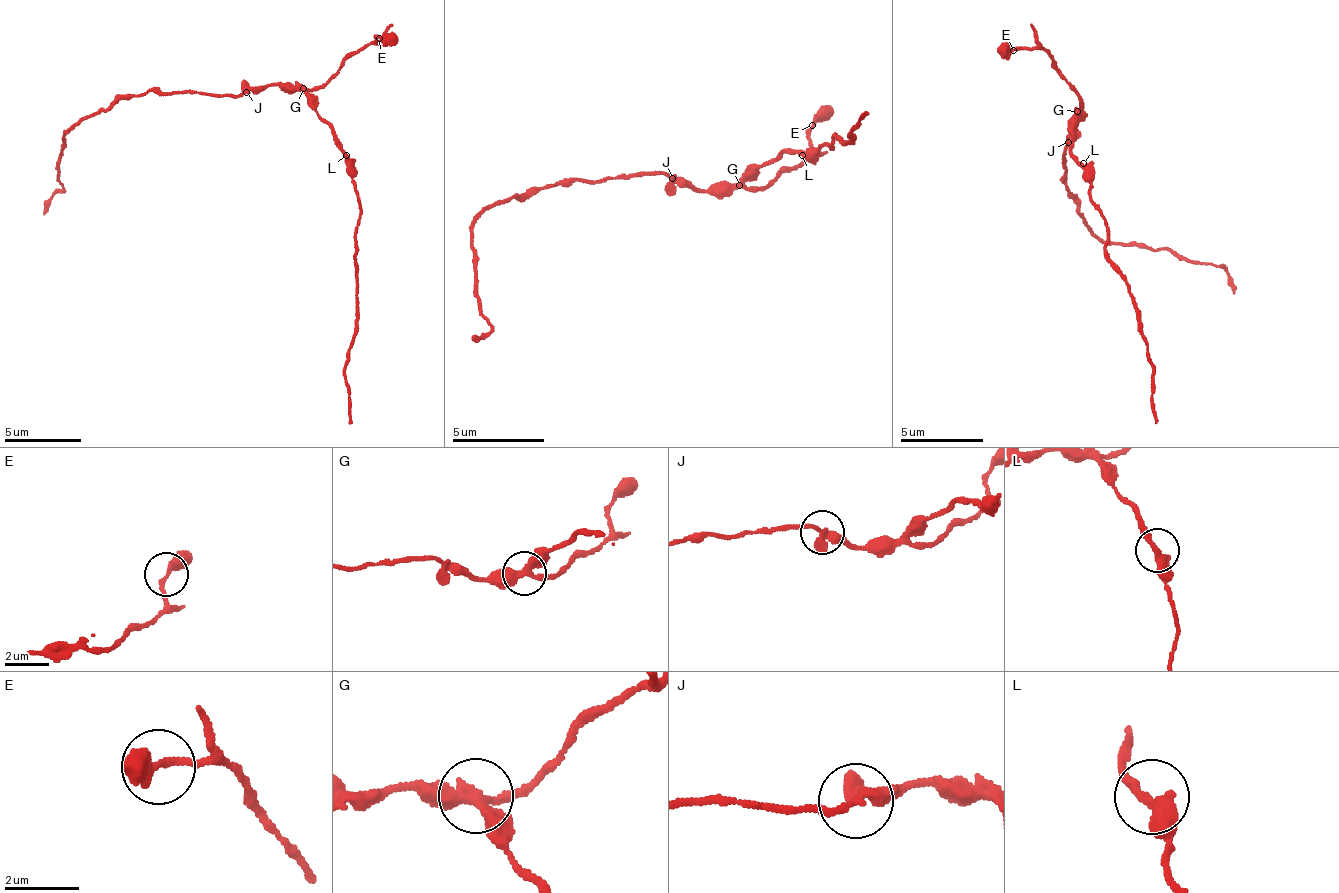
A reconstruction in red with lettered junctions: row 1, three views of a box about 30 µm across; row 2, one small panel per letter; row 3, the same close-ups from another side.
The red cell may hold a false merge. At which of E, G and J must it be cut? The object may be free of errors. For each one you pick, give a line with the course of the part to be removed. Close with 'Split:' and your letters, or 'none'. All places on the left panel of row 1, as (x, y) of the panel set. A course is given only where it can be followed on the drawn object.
G: Course of the part to remove: (304, 89), (308, 107), (346, 159), (360, 201), (354, 255), (354, 308), (344, 372), (347, 422)
Split: G

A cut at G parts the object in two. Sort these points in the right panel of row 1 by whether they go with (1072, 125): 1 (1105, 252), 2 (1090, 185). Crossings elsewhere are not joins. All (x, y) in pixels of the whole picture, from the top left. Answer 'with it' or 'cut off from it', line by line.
1: with it
2: with it

